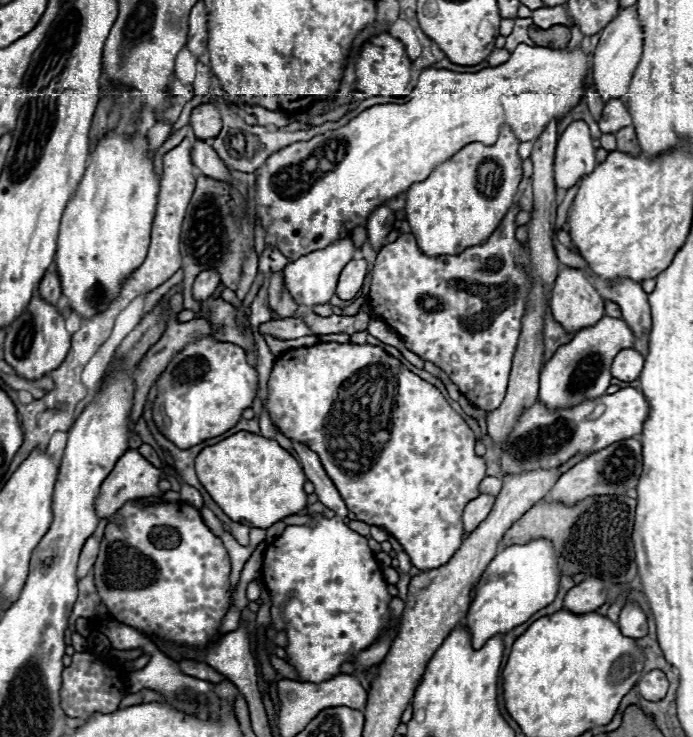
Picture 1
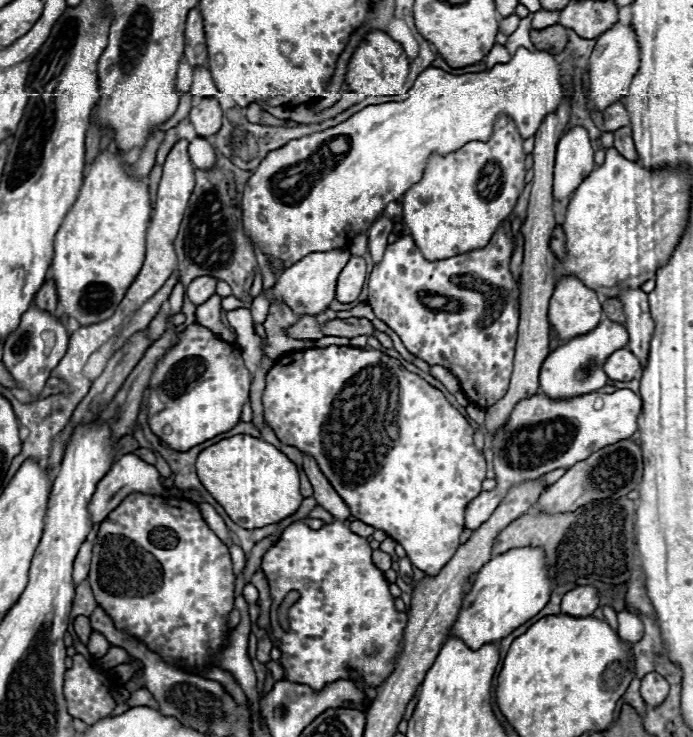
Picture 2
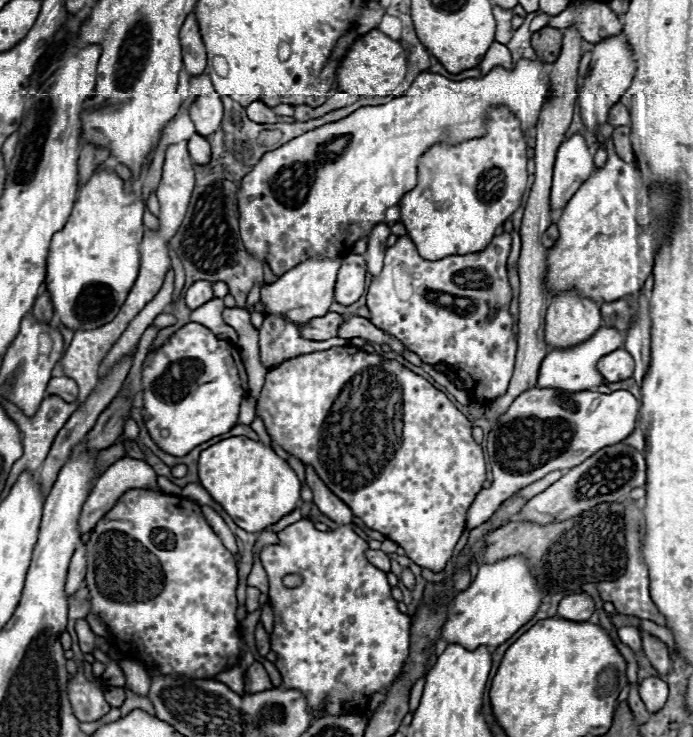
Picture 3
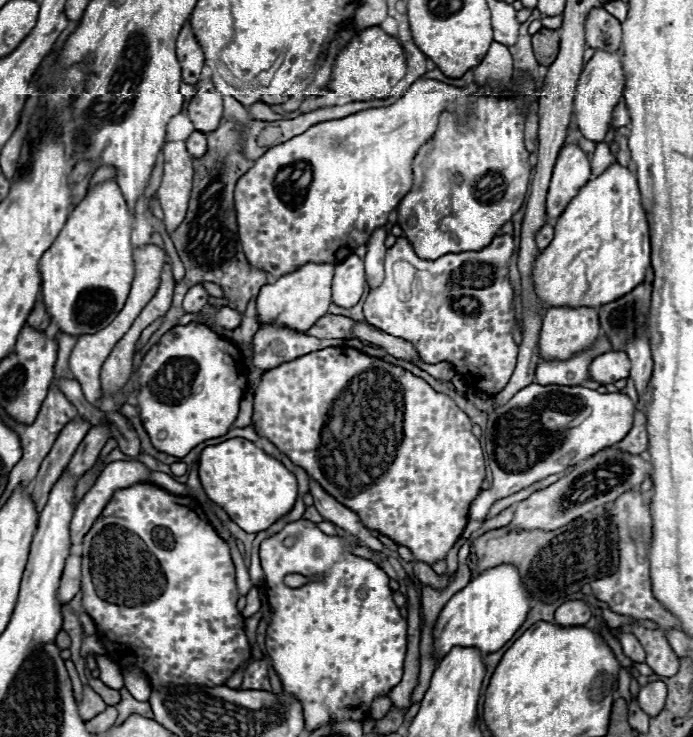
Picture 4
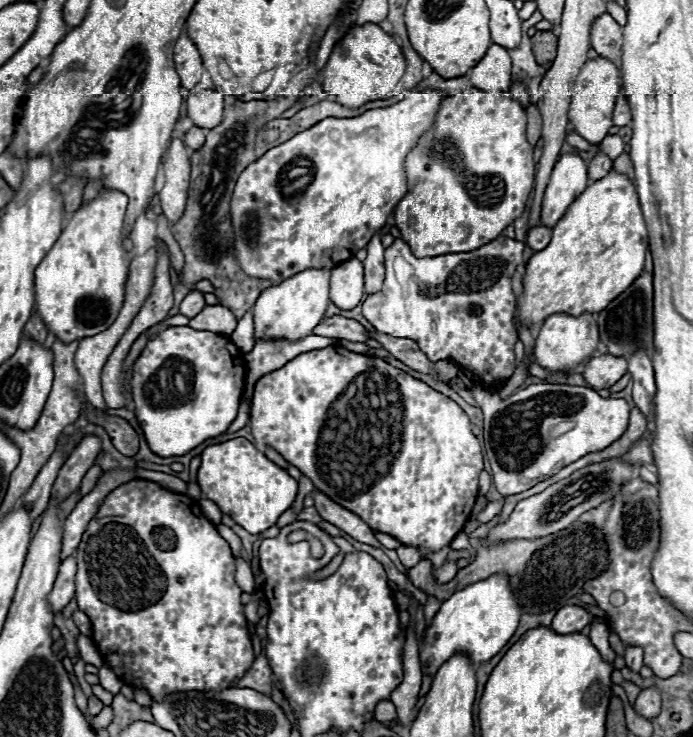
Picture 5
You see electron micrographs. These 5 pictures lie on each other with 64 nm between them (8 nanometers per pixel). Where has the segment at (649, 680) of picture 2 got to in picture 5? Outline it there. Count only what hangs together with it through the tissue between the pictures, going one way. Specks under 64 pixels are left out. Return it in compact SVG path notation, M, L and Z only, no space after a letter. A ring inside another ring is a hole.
M658 686L644 688L644 690L640 692L640 696L636 698L634 708L636 708L638 714L646 716L648 720L650 720L650 718L656 718L656 716L660 714L660 708L662 708L662 694L660 694L660 688L658 688Z

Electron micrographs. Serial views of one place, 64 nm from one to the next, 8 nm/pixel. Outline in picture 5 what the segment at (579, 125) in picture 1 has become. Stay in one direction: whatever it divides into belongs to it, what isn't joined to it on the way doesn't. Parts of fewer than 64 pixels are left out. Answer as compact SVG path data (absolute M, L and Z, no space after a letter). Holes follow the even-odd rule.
M576 152L562 154L548 180L542 202L542 224L554 226L568 210L568 206L588 186L588 162Z

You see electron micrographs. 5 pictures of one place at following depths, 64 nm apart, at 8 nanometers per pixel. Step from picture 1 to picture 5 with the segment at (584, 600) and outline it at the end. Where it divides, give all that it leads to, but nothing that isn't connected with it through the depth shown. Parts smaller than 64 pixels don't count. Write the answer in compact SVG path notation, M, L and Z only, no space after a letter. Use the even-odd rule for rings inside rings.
M562 606L554 620L552 620L552 630L558 634L570 634L582 630L586 624L590 624L592 614L588 614L582 606Z

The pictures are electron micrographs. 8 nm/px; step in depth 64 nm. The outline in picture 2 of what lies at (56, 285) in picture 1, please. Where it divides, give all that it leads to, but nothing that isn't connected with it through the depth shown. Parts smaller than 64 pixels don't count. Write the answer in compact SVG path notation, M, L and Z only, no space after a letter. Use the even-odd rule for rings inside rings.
M46 278L44 284L40 286L40 290L36 292L36 304L38 304L42 310L48 310L48 312L54 312L54 310L56 310L58 292L56 292L56 284L54 284L52 278Z

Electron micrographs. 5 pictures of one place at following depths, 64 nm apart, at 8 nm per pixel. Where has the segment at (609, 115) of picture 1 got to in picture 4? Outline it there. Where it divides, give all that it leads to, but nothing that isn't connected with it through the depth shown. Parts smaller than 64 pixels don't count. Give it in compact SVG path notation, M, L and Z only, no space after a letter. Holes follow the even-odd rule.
M620 102L616 108L614 108L614 114L612 114L612 126L614 128L620 128L620 126L628 126L630 124L630 116L628 116L628 108L624 102Z

